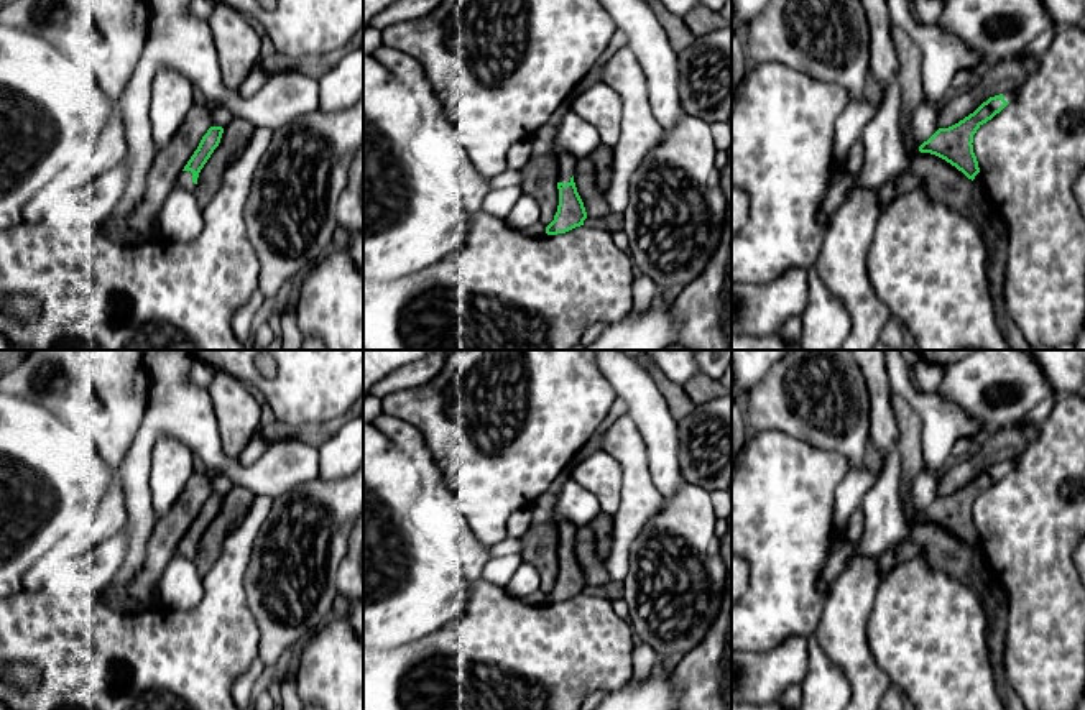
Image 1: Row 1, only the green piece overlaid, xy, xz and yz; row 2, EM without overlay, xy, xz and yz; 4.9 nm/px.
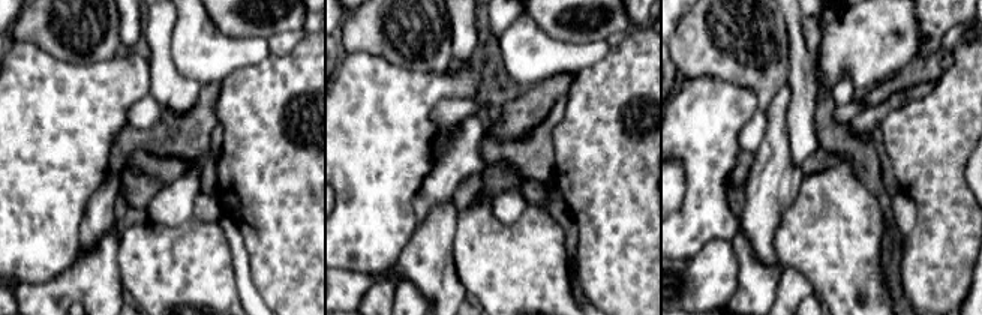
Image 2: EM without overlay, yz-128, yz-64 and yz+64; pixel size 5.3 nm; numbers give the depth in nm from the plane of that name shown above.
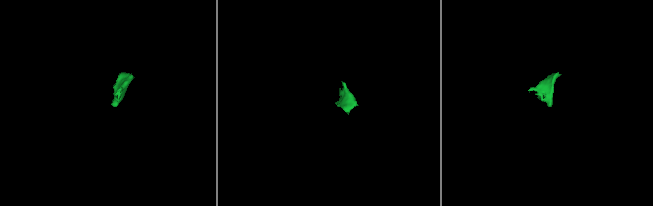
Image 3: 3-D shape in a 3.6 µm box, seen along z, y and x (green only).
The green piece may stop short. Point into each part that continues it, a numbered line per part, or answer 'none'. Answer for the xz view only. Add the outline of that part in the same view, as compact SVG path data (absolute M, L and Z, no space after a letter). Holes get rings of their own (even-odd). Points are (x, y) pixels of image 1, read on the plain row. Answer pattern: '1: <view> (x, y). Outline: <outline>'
1: xz (566, 531). Outline: M554 514L552 521L559 532L557 549L564 551L564 552L570 551L570 546L574 544L574 539L575 539L577 528L574 524L567 523L559 514Z

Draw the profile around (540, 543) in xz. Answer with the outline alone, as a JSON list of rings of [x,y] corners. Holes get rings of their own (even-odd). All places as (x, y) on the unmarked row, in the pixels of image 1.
[[[566,468],[552,485],[533,503],[533,521],[528,531],[519,537],[523,562],[531,564],[539,572],[539,587],[547,595],[557,580],[559,532],[552,521],[556,514],[556,501],[564,486],[570,480],[570,468]]]

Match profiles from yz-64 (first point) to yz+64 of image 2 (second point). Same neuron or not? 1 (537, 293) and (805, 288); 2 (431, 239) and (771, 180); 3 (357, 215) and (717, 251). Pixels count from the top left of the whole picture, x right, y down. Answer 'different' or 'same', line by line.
1: different
2: same
3: different

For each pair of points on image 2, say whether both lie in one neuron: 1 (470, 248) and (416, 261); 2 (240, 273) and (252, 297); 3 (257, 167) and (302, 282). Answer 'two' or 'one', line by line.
1: two
2: one
3: one

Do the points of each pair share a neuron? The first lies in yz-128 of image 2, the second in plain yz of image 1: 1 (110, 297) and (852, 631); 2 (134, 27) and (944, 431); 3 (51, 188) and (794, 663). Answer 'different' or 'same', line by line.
1: same
2: different
3: different

